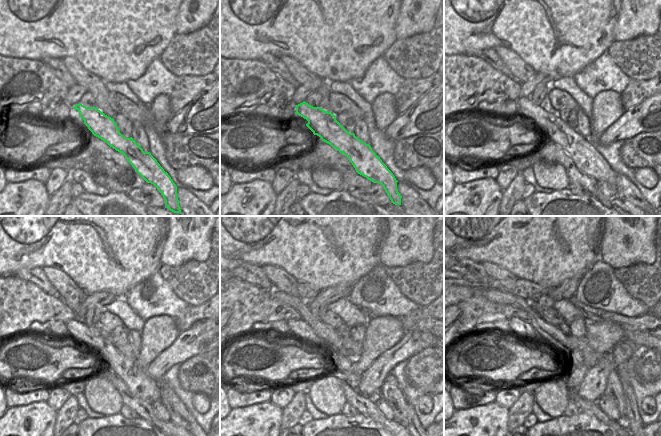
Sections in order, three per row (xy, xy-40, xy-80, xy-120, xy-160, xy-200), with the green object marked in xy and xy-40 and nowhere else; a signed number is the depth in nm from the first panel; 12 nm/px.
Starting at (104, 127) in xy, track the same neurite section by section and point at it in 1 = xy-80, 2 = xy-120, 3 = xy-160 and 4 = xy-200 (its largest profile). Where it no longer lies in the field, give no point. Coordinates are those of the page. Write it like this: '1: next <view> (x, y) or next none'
1: next xy-80 (550, 127)
2: next xy-120 (139, 383)
3: next xy-160 (341, 364)
4: next xy-200 (524, 329)

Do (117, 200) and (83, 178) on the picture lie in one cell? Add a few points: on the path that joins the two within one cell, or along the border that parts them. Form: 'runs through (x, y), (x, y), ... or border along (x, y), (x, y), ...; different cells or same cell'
border along (84, 191), (99, 195), (106, 195), (110, 192); different cells

